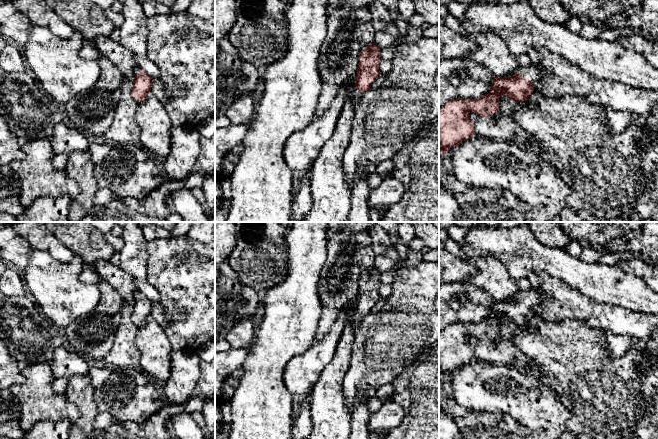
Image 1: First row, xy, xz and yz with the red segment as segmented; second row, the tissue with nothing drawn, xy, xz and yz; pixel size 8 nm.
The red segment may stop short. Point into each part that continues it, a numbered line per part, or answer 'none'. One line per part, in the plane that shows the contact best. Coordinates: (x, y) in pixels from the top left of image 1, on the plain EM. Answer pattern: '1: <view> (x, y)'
1: yz (534, 297)

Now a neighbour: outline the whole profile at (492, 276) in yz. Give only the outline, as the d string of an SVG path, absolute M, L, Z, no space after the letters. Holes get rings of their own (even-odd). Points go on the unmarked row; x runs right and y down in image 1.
M493 256L463 258L477 273L466 282L488 292L494 300L510 301L519 291L517 281L509 274L505 265Z

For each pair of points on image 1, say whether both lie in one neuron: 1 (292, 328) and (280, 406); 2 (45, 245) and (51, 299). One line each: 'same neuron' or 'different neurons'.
1: same neuron
2: different neurons

